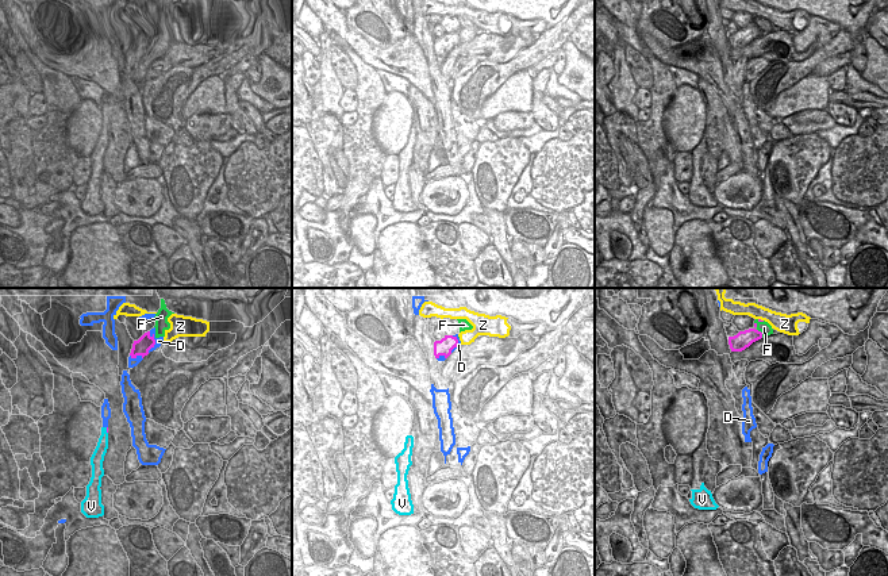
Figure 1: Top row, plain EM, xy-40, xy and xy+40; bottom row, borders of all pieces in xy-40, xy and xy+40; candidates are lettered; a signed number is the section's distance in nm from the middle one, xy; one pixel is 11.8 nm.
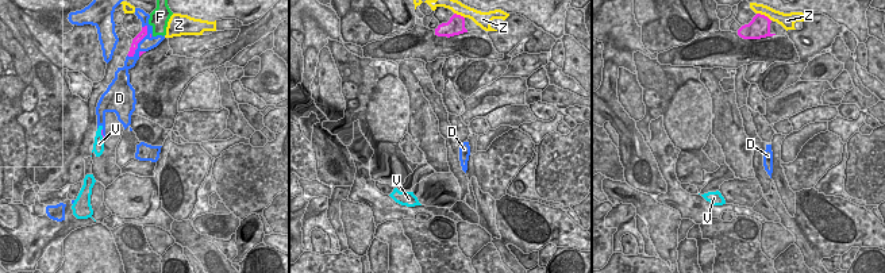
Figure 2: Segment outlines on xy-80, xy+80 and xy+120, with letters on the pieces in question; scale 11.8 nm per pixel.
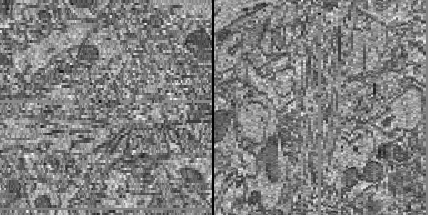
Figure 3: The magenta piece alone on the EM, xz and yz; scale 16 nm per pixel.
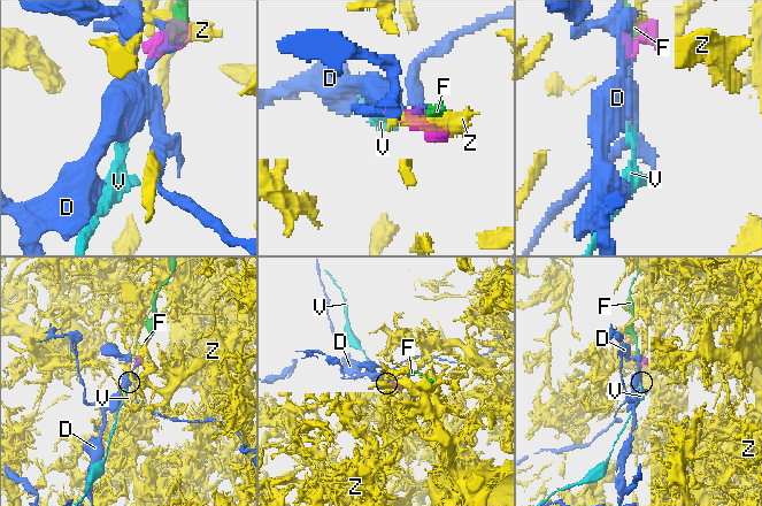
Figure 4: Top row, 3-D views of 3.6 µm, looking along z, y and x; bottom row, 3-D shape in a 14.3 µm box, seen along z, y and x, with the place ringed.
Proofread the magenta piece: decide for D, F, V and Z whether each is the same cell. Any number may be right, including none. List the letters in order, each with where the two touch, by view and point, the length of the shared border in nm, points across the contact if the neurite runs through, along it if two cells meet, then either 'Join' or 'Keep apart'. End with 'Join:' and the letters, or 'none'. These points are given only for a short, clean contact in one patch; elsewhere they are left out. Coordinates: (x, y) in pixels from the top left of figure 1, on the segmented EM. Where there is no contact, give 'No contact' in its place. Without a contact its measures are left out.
D: Touches magenta at xy-40 (154, 342). Shared border 260 nm. Keep apart
F: Touches magenta at xy+40 (761, 333). Shared border 130 nm. Boundary: xy+40 (757, 329), (762, 337). Keep apart
V: Touches magenta at xy-40 (107, 430). Shared border 80 nm. Path across: xy-40 (107, 427), (107, 430), (102, 446). Join
Z: Touches magenta at xy+40 (760, 319). Shared border 70 nm. Boundary: xy+40 (758, 318), (762, 321). Keep apart
Join: V

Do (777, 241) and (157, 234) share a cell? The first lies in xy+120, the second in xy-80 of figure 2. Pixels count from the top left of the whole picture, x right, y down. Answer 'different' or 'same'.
same

